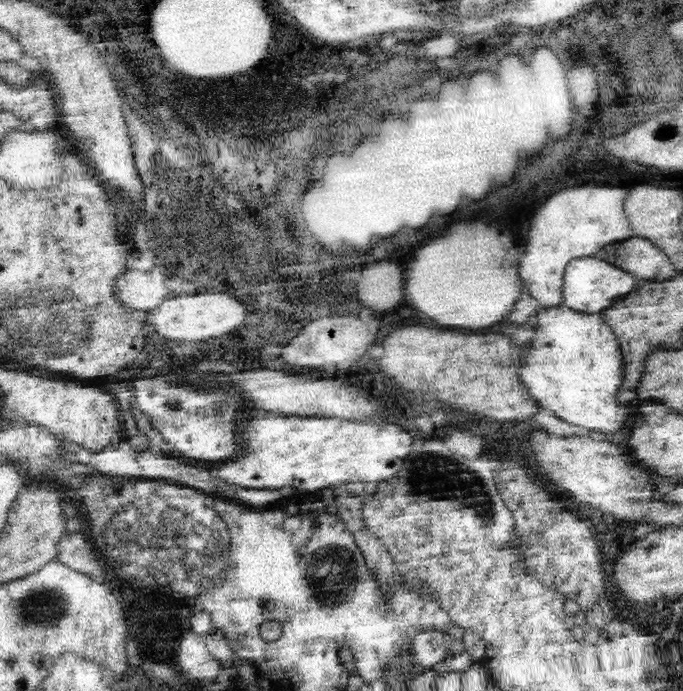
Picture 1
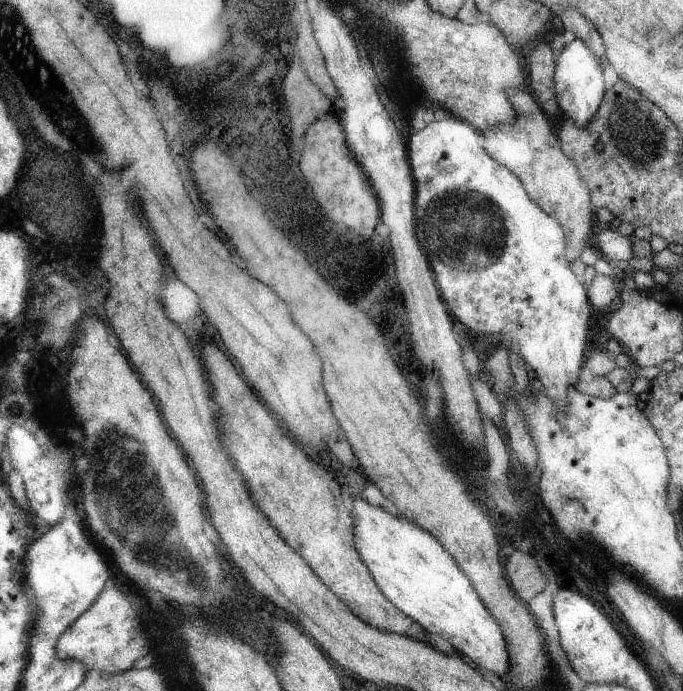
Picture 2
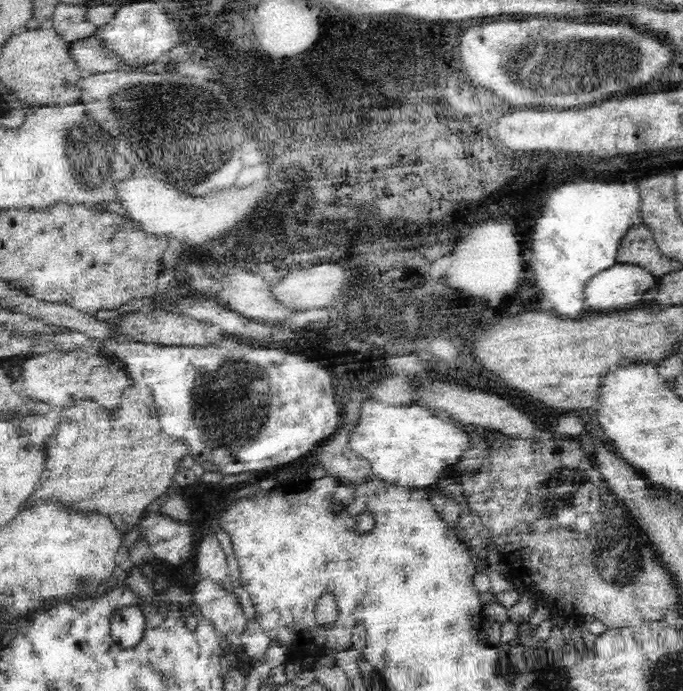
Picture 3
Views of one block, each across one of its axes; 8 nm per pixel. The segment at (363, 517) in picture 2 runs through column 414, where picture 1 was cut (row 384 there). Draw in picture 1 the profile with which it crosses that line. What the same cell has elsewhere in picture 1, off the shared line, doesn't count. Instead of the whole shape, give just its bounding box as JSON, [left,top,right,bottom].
[520,304,630,434]

